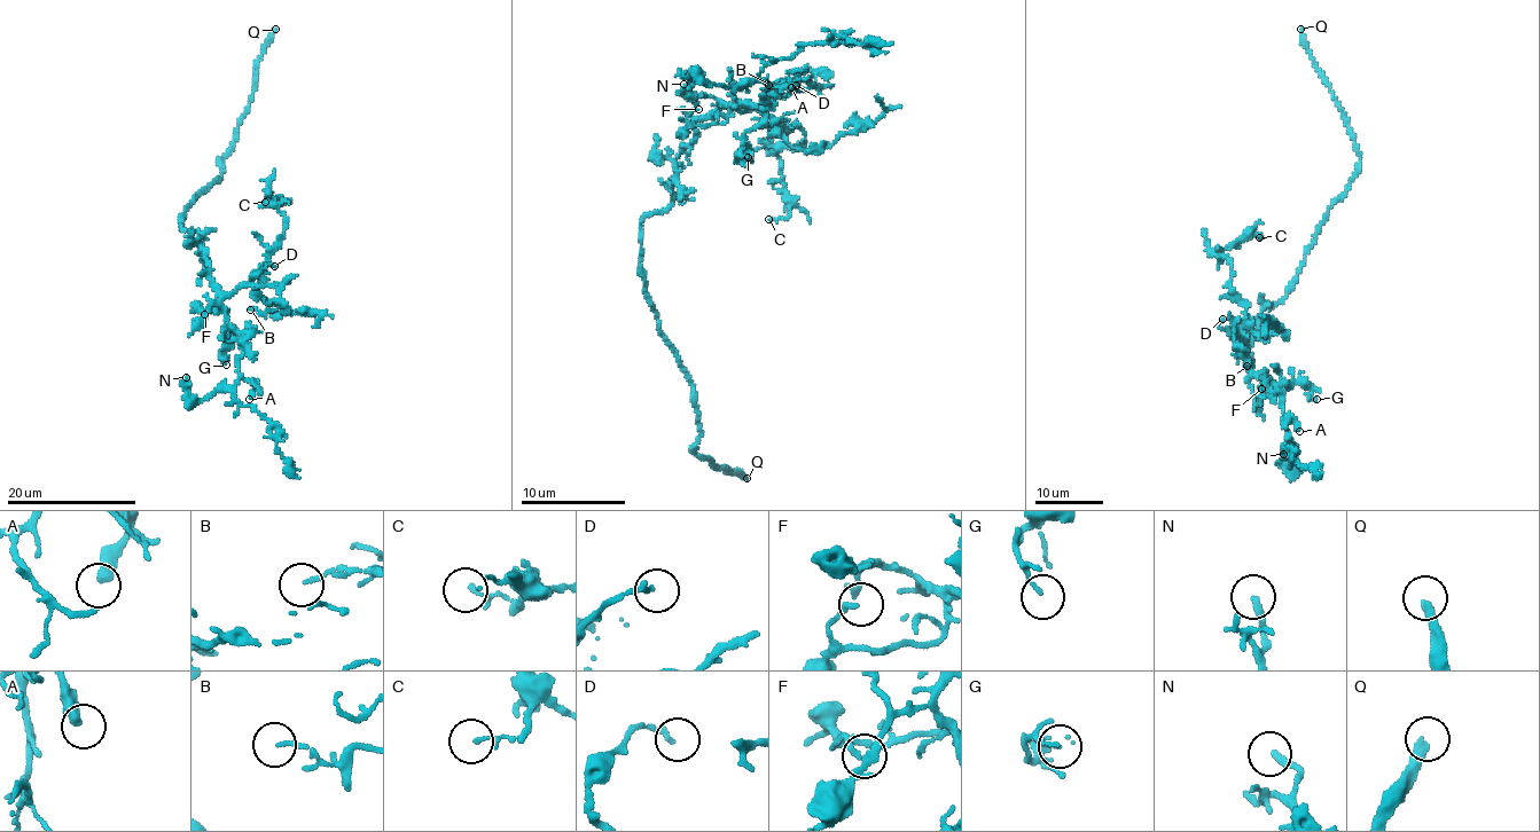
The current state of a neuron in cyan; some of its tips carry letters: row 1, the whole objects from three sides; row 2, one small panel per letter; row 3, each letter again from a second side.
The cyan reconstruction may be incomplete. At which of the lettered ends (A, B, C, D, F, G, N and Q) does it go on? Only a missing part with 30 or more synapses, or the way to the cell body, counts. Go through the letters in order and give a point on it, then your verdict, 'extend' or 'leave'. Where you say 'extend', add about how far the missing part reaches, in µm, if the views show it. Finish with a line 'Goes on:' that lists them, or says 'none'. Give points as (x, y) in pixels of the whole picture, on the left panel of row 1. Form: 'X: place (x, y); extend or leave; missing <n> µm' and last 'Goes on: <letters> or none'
A: place (249, 399); leave
B: place (250, 309); leave
C: place (265, 202); leave
D: place (274, 266); leave
F: place (204, 314); leave
G: place (226, 365); leave
N: place (186, 377); leave
Q: place (275, 29); extend; missing 100 µm
Goes on: Q

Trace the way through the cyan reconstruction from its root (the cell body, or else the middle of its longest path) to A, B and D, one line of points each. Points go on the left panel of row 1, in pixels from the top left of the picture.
A: (194, 230), (200, 233), (211, 284), (220, 293), (225, 314), (241, 337), (237, 371), (255, 385), (249, 399)
B: (194, 230), (210, 280), (224, 295), (241, 285), (280, 285), (280, 299), (264, 313), (250, 309)
D: (194, 230), (200, 233), (210, 280), (224, 295), (232, 296), (241, 285), (249, 283), (253, 274), (274, 266)

